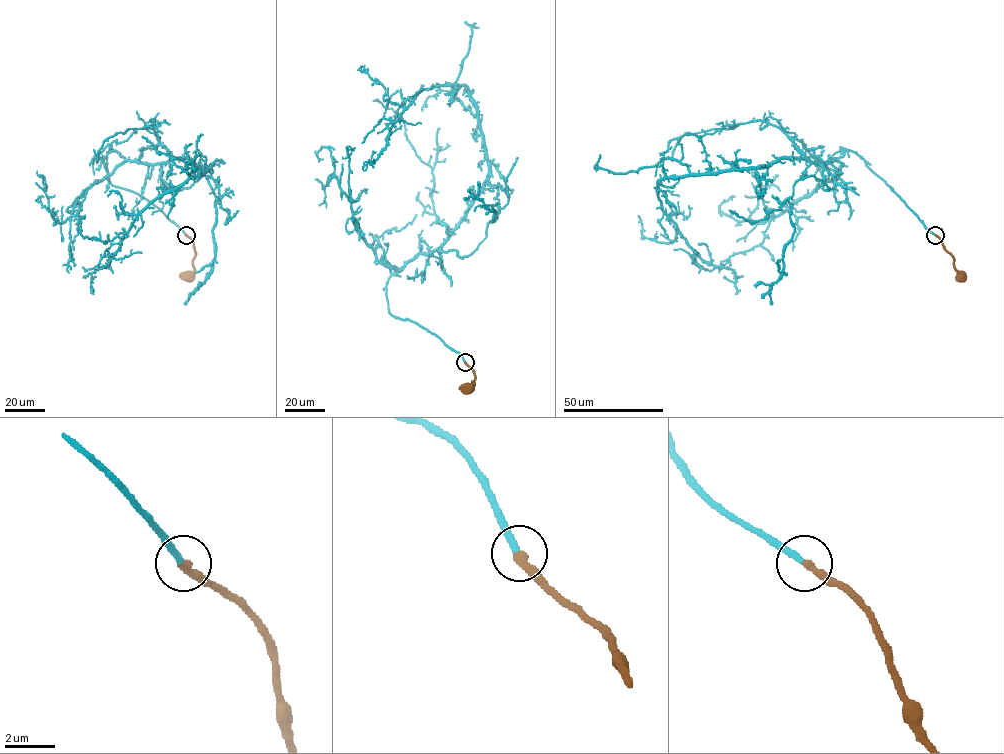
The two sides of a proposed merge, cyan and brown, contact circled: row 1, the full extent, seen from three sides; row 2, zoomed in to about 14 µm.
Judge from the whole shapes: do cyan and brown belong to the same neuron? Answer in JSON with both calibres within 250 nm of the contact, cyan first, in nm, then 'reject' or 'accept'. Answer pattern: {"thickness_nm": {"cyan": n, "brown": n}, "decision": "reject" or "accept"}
{"thickness_nm": {"cyan": 280, "brown": 360}, "decision": "accept"}

